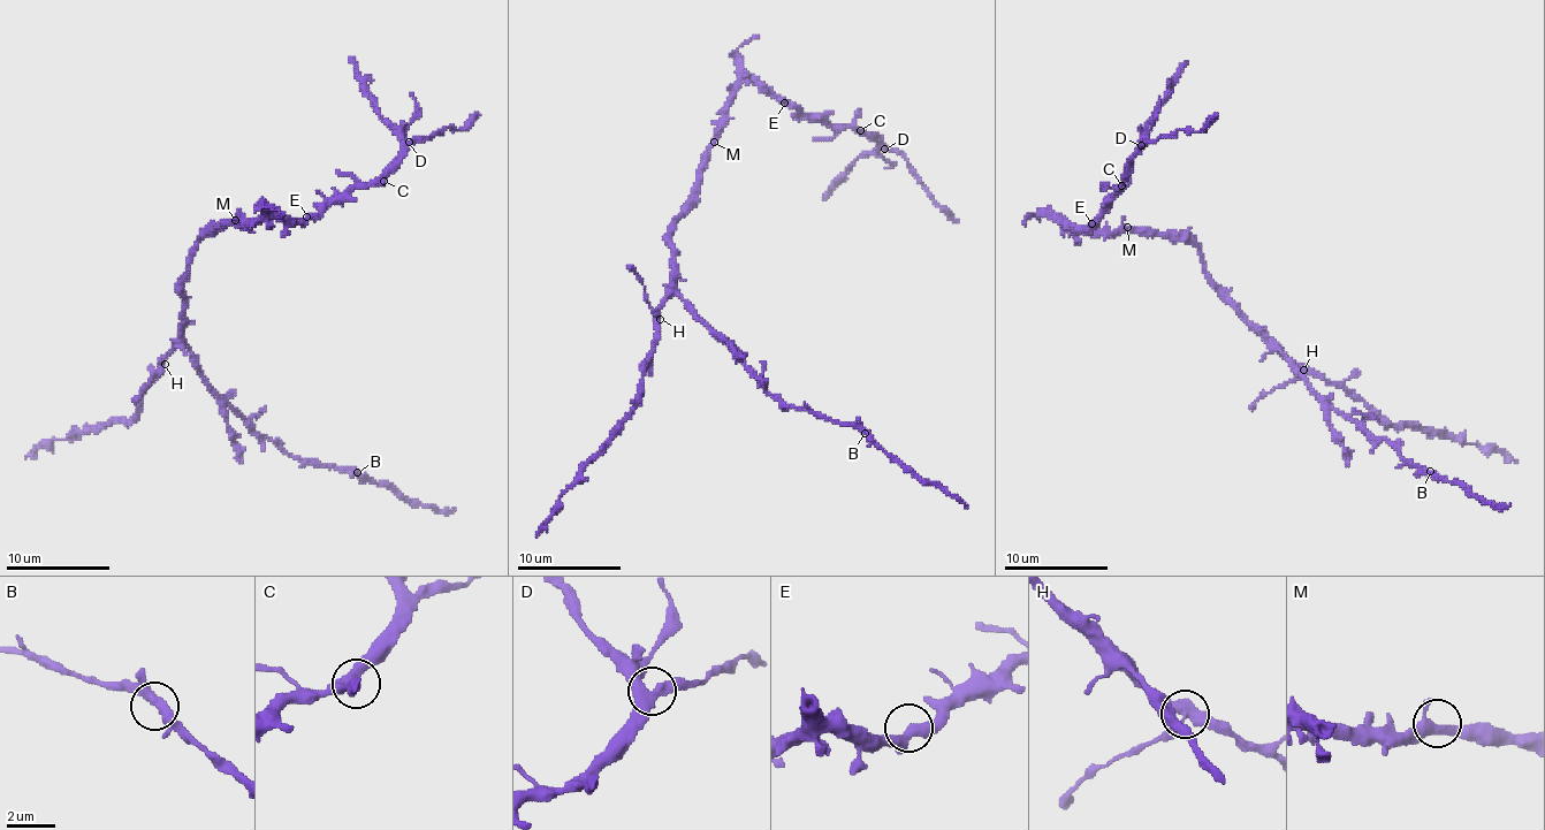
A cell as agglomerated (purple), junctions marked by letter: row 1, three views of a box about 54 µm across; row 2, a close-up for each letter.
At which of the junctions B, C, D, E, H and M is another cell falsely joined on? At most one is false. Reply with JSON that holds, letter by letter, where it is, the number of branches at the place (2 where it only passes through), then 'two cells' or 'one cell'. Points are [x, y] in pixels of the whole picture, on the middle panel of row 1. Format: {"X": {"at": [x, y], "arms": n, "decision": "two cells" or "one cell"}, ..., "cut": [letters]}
{"B": {"at": [865, 433], "arms": 3, "decision": "one cell"}, "C": {"at": [860, 130], "arms": 3, "decision": "one cell"}, "D": {"at": [884, 149], "arms": 3, "decision": "one cell"}, "E": {"at": [784, 103], "arms": 3, "decision": "one cell"}, "H": {"at": [660, 319], "arms": 3, "decision": "one cell"}, "M": {"at": [714, 142], "arms": 3, "decision": "one cell"}, "cut": []}

